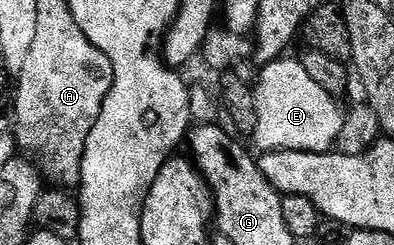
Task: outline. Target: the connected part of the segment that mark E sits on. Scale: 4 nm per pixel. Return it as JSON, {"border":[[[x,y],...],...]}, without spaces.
{"border":[[[280,58],[262,65],[258,70],[259,72],[259,84],[254,85],[255,89],[255,101],[257,102],[257,126],[255,127],[255,135],[253,137],[253,143],[259,147],[260,153],[264,152],[280,152],[281,150],[297,150],[298,152],[330,152],[336,147],[336,140],[338,134],[341,132],[343,119],[345,115],[345,108],[339,105],[340,101],[329,94],[329,90],[324,90],[320,84],[313,82],[313,78],[309,78],[309,70],[305,70],[305,66],[301,66],[301,62],[298,58]]]}

